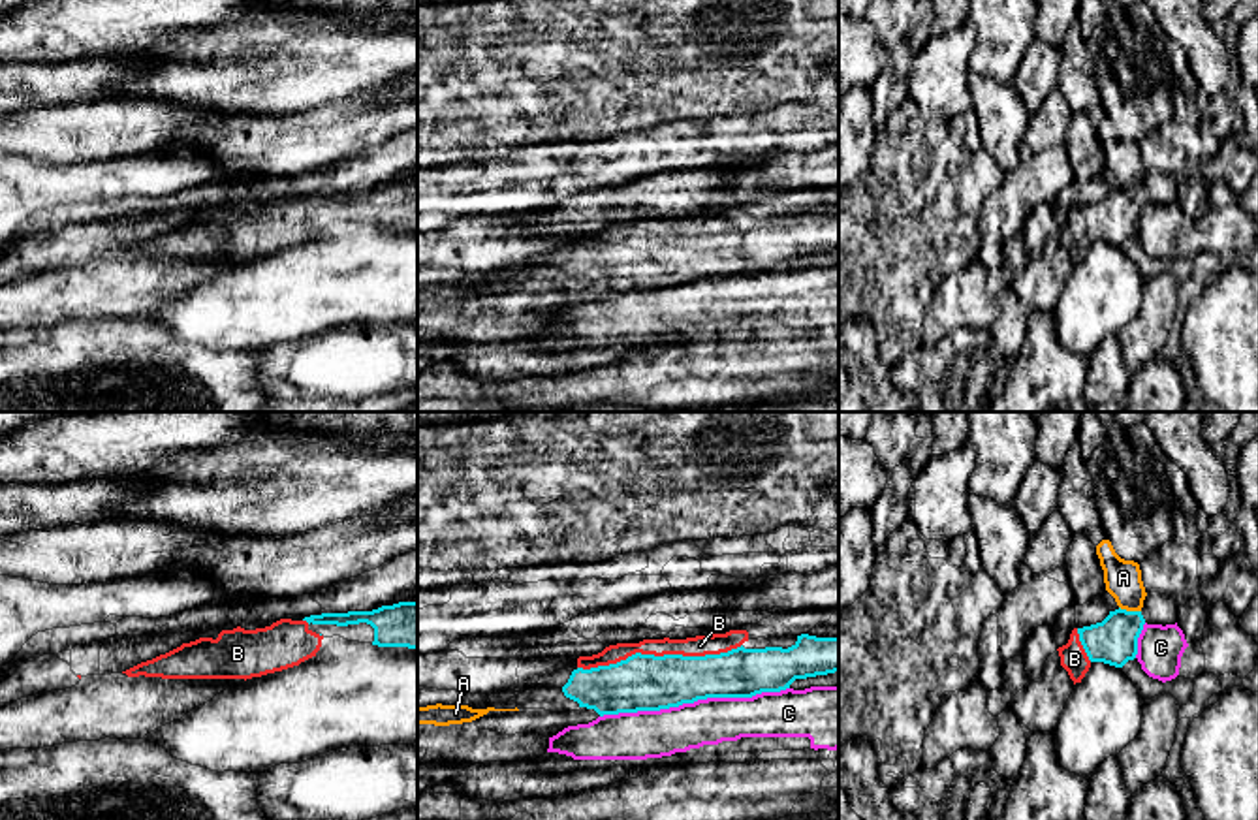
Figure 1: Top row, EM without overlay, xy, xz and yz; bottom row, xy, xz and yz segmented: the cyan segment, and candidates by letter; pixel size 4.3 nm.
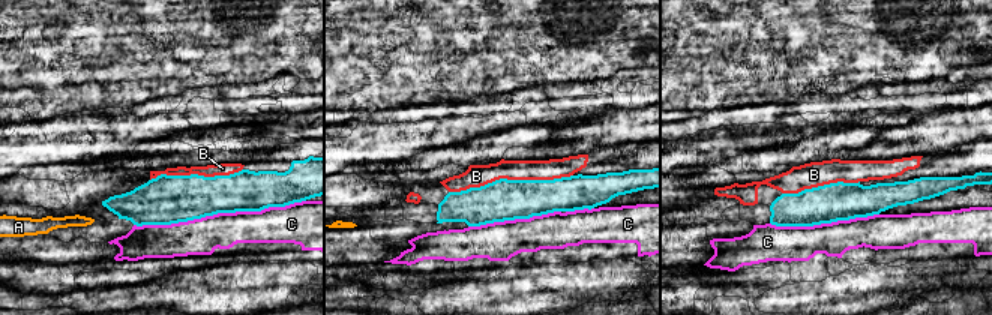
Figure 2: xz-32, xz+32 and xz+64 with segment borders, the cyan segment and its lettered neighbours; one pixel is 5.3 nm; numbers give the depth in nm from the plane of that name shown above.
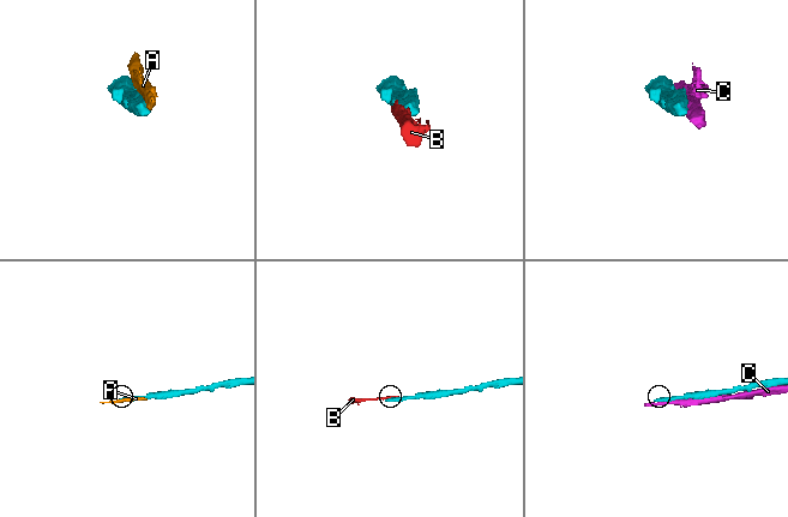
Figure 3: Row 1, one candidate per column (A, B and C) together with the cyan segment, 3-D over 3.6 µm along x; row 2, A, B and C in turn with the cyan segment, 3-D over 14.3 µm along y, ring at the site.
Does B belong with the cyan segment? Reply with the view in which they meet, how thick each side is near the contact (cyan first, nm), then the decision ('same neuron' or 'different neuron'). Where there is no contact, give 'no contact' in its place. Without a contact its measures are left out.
xz | 240/90 nm | same neuron

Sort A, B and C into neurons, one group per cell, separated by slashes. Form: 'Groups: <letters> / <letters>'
Groups: A / B / C

